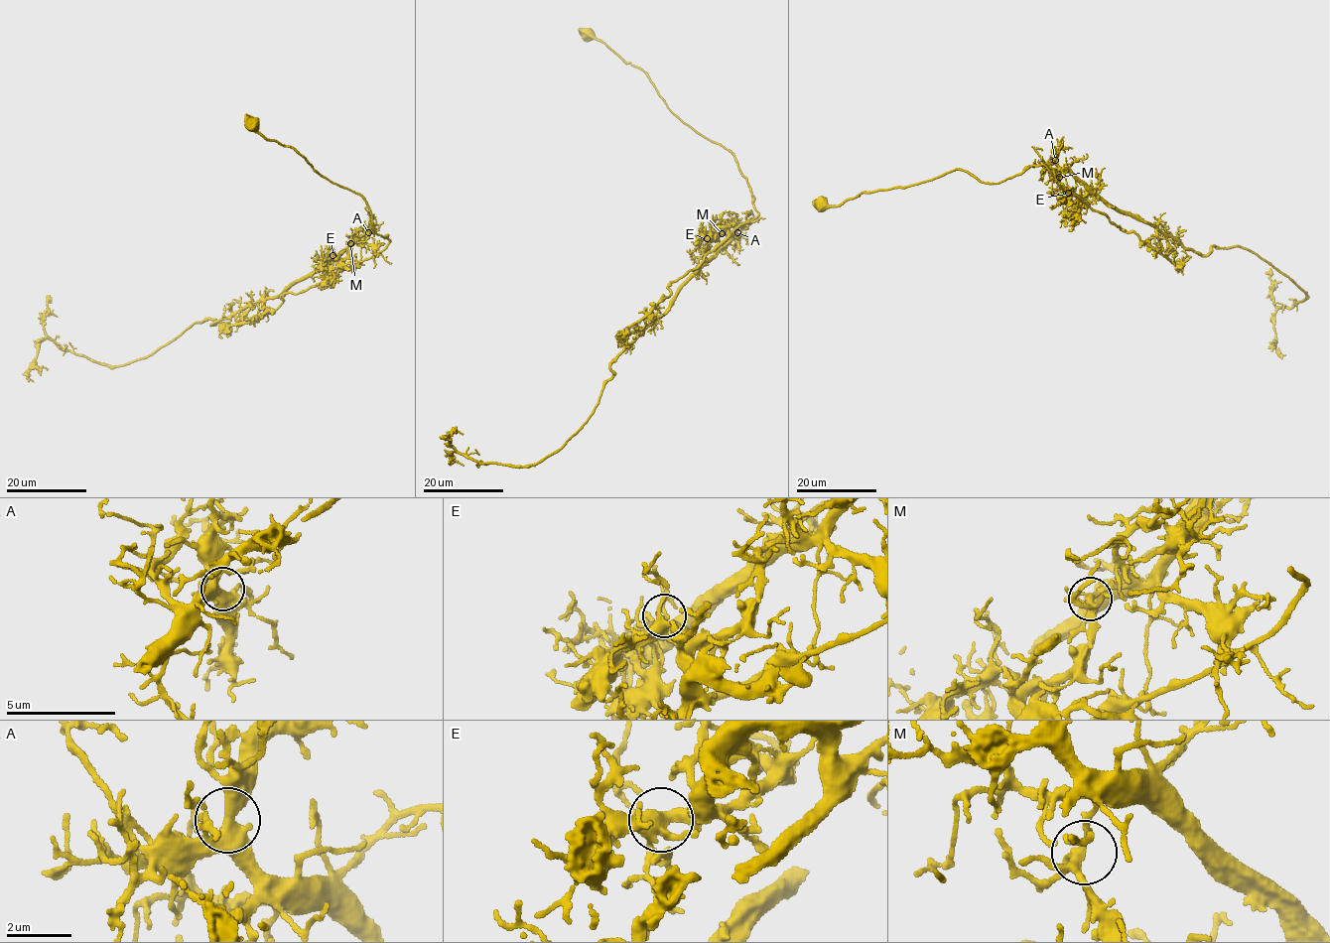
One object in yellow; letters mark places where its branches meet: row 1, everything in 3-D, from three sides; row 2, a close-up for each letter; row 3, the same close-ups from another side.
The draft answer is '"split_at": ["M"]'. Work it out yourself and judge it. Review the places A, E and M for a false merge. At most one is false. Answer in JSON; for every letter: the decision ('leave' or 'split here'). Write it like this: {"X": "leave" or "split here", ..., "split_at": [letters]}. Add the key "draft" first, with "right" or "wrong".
{"draft": "right", "A": "leave", "E": "leave", "M": "split here", "split_at": ["M"]}

